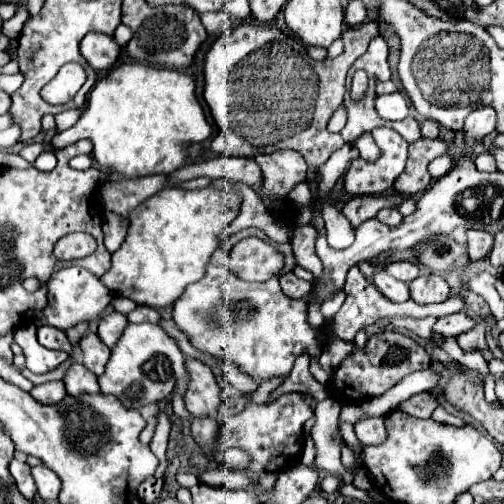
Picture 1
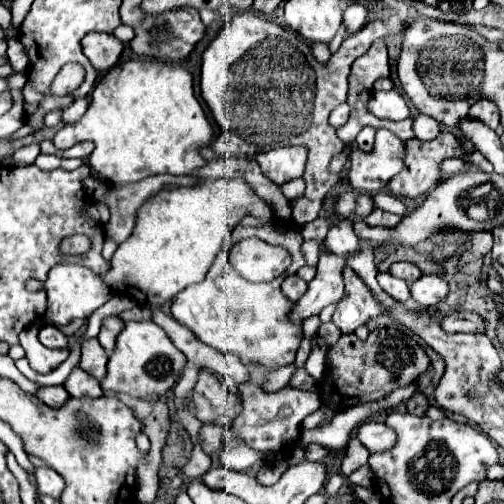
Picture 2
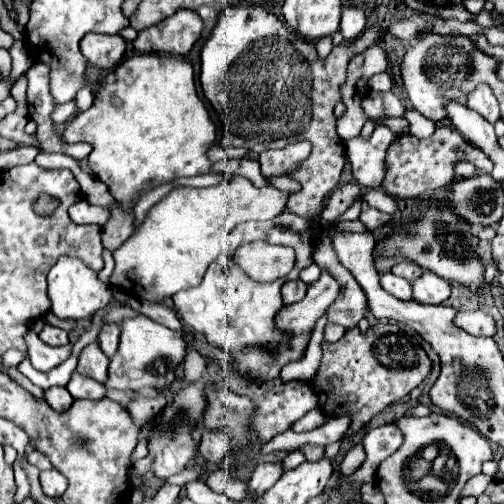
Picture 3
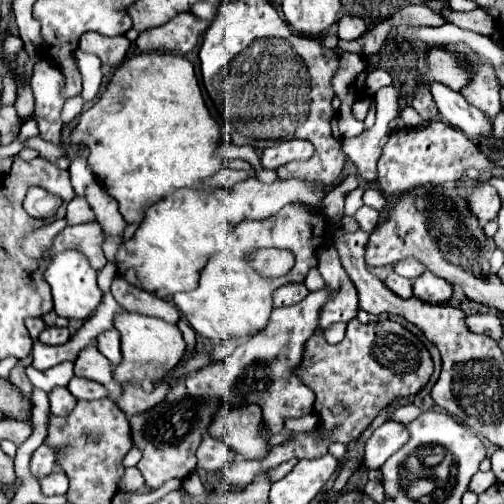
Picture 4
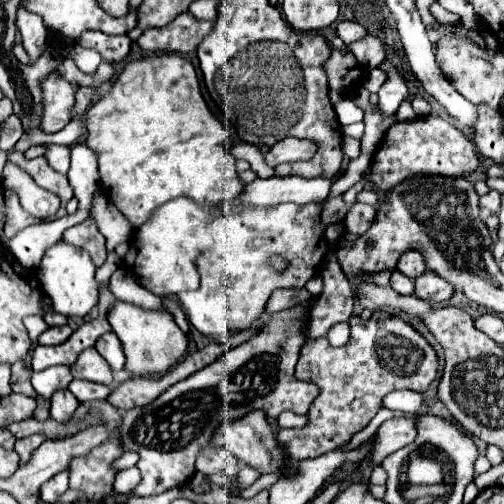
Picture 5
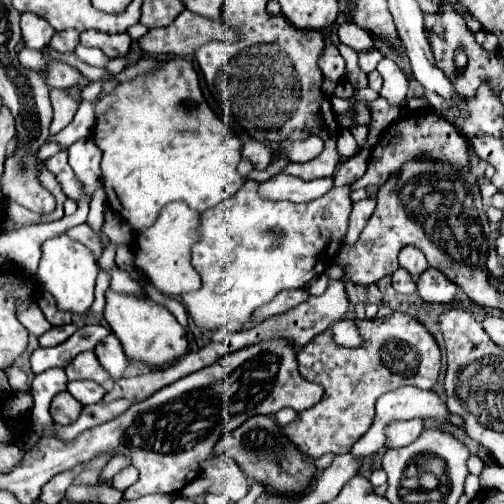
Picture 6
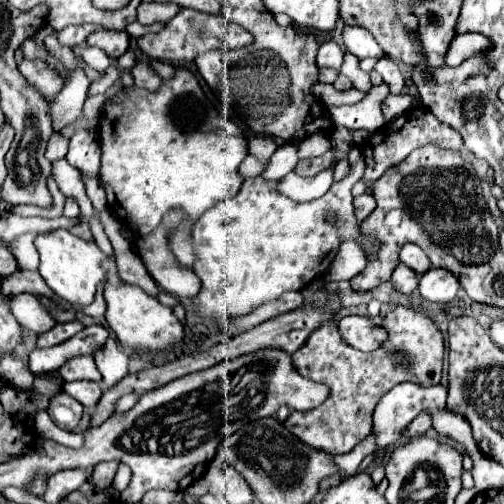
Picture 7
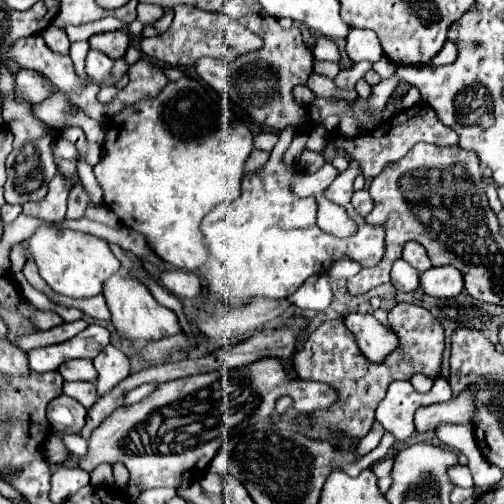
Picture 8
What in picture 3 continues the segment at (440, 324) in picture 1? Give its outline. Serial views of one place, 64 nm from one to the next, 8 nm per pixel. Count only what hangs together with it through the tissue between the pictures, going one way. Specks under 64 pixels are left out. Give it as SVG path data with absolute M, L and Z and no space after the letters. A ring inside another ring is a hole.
M482 310L458 312L454 318L454 326L472 336L494 336L494 320Z

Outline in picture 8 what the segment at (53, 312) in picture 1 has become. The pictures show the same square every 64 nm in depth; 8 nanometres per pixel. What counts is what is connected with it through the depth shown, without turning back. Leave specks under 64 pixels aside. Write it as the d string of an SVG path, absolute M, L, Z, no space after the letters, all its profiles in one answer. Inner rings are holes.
M50 226L38 228L30 238L30 250L34 254L40 276L46 284L68 298L92 298L102 292L102 284L120 270L120 262L110 252L106 240L74 230L58 230Z

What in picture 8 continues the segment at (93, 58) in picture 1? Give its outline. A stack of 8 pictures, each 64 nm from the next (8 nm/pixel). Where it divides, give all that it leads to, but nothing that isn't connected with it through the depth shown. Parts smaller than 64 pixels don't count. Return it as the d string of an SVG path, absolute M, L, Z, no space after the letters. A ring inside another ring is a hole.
M116 30L116 32L100 32L100 34L94 34L90 40L90 46L104 52L106 56L110 56L112 60L116 58L122 58L128 44L130 44L130 38L124 30Z

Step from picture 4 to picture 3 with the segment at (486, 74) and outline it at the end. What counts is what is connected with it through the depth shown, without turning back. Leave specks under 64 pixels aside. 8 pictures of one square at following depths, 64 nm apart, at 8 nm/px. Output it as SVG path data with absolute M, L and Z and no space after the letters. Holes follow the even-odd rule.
M480 84L470 96L468 96L468 106L476 112L480 112L480 116L484 116L488 122L496 122L500 120L500 108L498 108L498 100L492 96L492 90L486 84Z

